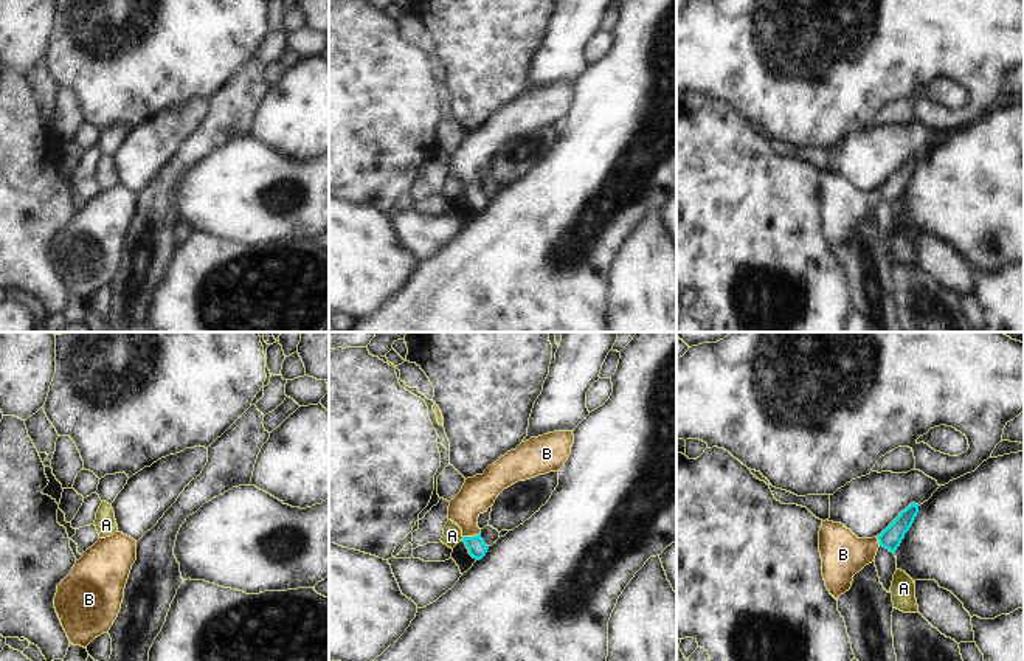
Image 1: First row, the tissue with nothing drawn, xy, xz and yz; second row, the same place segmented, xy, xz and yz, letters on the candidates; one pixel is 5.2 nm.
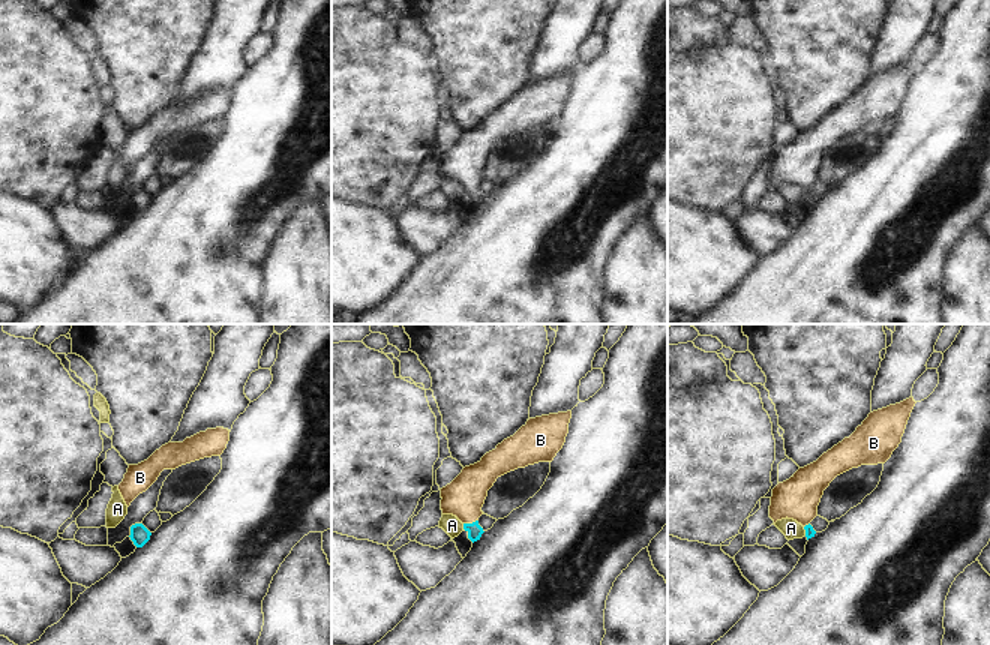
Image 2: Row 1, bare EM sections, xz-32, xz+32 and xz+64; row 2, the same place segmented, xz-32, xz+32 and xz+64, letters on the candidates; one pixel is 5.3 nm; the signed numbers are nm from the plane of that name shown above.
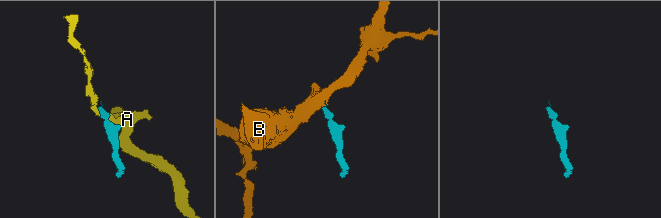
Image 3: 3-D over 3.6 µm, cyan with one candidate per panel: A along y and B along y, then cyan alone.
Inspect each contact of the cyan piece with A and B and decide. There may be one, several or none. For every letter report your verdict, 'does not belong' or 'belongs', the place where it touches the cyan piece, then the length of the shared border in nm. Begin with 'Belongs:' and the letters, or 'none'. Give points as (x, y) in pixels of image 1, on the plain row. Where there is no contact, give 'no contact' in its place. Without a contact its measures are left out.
Belongs: B
A: does not belong; contact xz (463, 191); length 30 nm
B: belongs; contact xz (472, 190); length 90 nm

